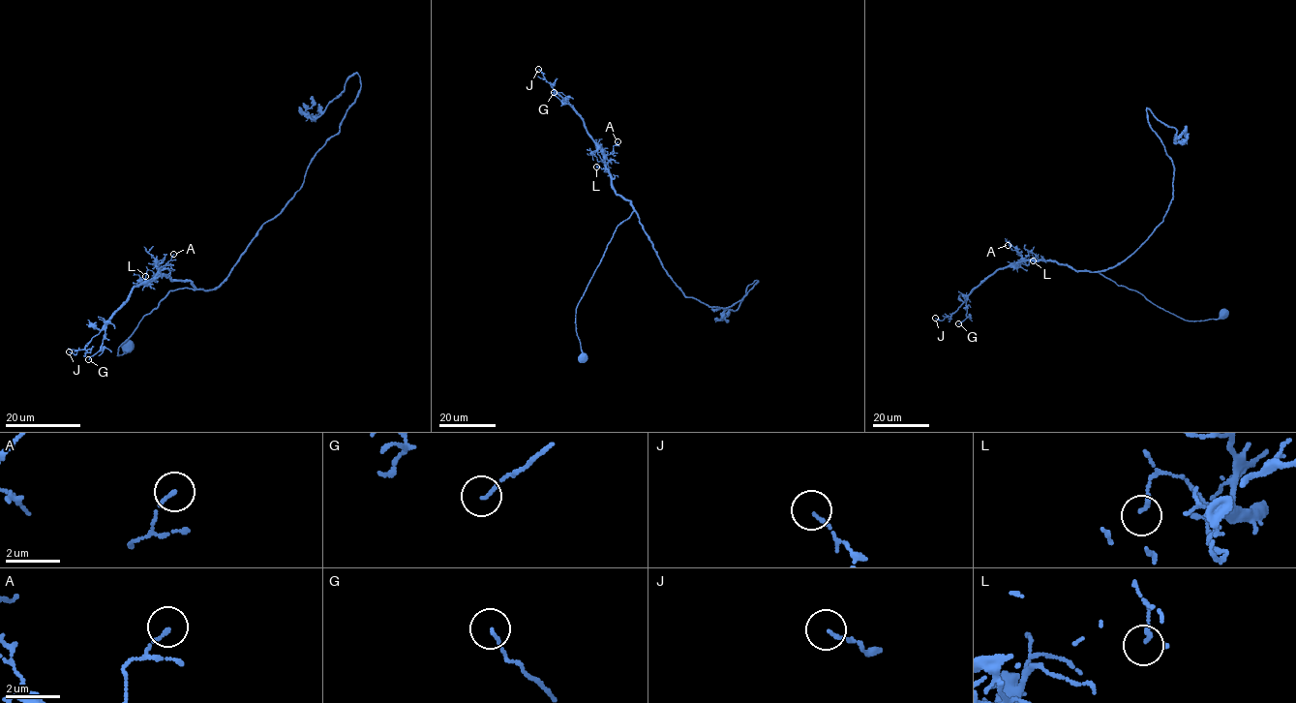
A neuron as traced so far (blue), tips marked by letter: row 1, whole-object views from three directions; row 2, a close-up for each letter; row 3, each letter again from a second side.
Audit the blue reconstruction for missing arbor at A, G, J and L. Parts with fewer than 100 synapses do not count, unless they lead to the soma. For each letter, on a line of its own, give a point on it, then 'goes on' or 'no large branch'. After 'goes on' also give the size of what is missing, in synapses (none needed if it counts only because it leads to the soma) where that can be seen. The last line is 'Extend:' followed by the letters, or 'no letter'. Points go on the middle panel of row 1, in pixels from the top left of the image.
A: (617, 141) | no large branch
G: (554, 92) | no large branch
J: (538, 69) | no large branch
L: (596, 167) | no large branch
Extend: no letter

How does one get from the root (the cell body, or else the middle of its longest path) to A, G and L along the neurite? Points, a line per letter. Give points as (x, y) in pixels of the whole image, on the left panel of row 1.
A: (128, 348), (117, 355), (140, 320), (170, 290), (195, 289), (189, 280), (157, 274), (173, 254)
G: (128, 348), (117, 355), (170, 290), (195, 289), (189, 280), (157, 275), (136, 285), (88, 359)
L: (128, 348), (117, 355), (140, 320), (170, 290), (195, 289), (189, 280), (172, 280), (151, 270), (145, 276)

